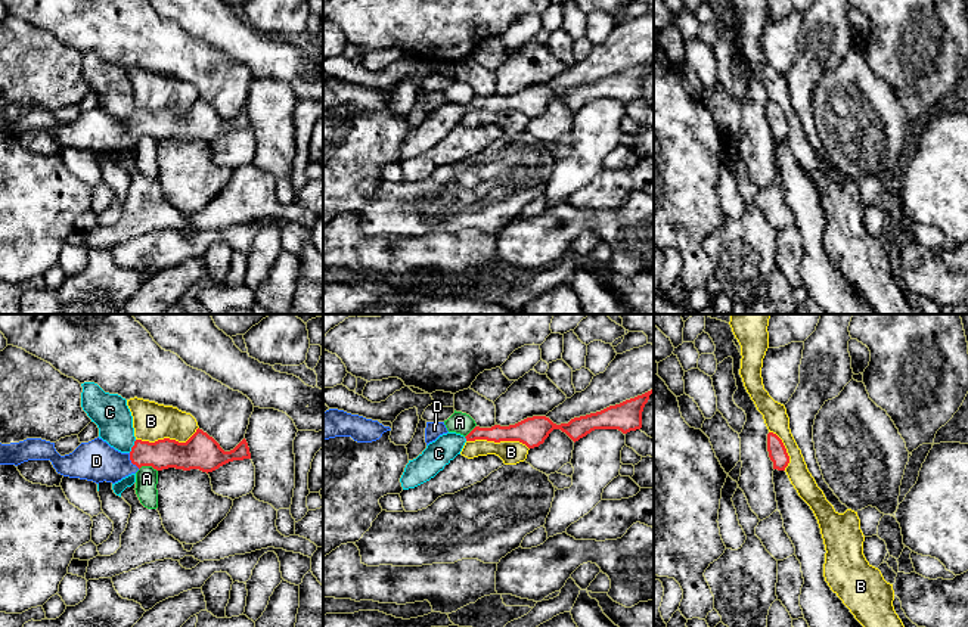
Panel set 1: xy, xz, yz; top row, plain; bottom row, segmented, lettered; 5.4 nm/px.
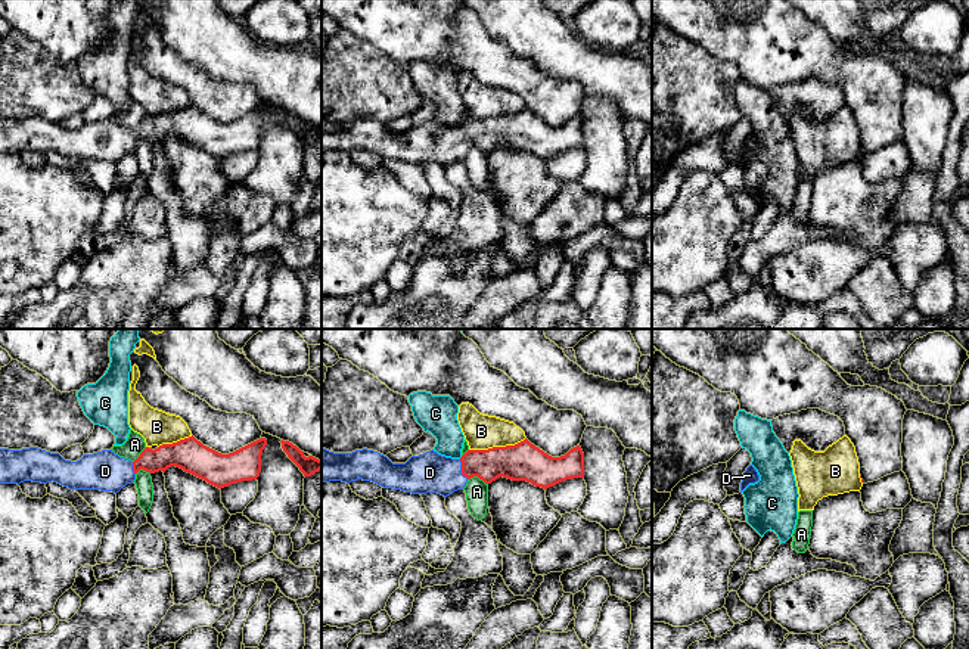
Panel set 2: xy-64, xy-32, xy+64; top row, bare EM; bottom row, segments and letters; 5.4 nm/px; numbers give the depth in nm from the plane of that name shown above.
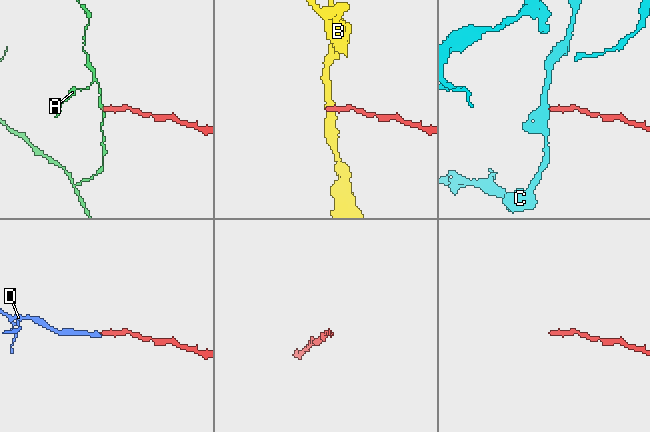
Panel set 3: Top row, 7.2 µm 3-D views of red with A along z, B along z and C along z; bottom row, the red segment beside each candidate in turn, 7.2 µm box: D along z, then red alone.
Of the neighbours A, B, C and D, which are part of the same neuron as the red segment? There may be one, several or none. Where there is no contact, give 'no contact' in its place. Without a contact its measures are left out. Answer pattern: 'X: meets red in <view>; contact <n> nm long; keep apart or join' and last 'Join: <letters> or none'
A: meets red in xy; contact 110 nm long; keep apart
B: meets red in xy; contact 360 nm long; keep apart
C: meets red in xy; contact 80 nm long; keep apart
D: meets red in xy; contact 110 nm long; join
Join: D

